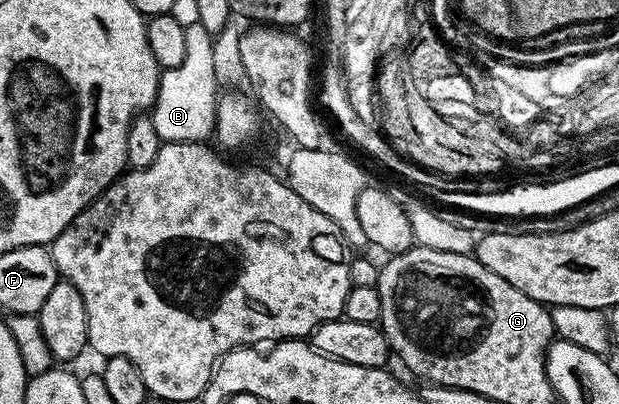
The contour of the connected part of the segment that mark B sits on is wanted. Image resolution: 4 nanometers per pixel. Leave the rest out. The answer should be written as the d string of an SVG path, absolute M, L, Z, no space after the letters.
M197 20L185 25L185 56L181 66L159 75L157 100L150 117L163 142L202 142L213 135L220 83L213 67L213 35Z

